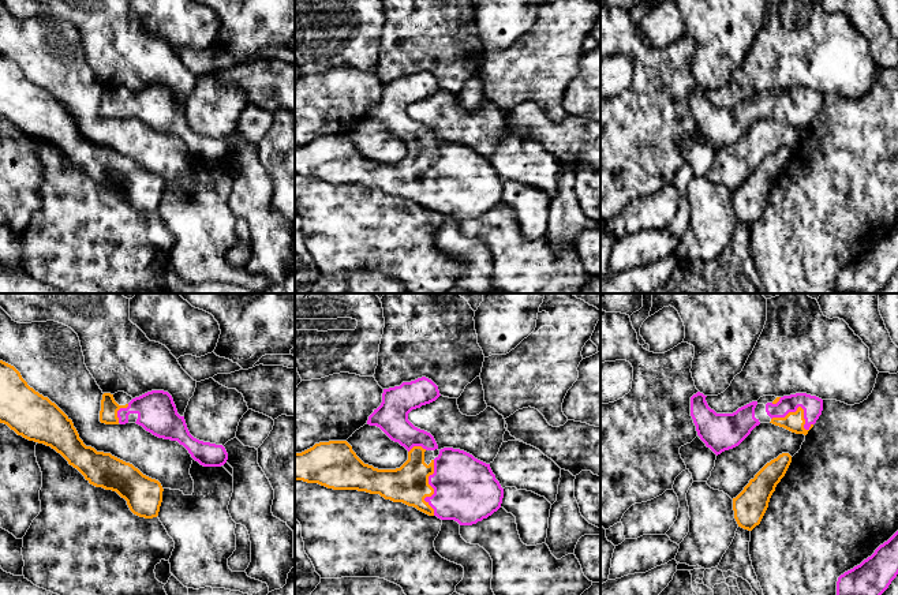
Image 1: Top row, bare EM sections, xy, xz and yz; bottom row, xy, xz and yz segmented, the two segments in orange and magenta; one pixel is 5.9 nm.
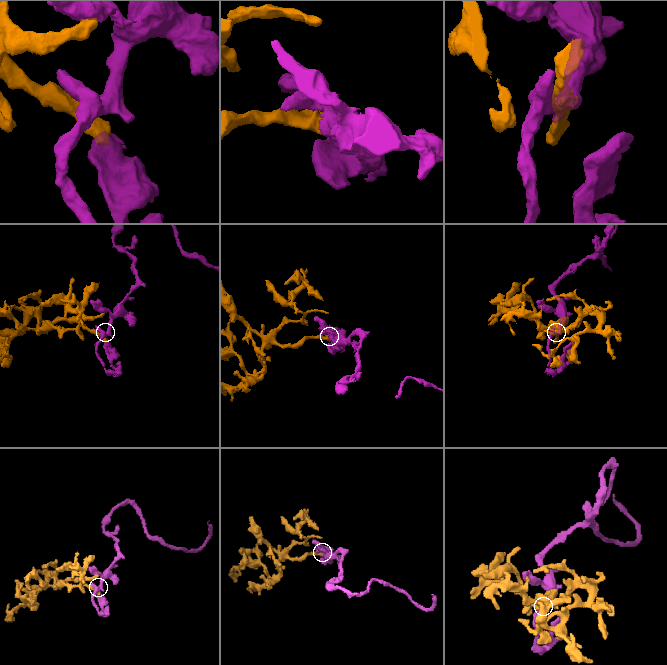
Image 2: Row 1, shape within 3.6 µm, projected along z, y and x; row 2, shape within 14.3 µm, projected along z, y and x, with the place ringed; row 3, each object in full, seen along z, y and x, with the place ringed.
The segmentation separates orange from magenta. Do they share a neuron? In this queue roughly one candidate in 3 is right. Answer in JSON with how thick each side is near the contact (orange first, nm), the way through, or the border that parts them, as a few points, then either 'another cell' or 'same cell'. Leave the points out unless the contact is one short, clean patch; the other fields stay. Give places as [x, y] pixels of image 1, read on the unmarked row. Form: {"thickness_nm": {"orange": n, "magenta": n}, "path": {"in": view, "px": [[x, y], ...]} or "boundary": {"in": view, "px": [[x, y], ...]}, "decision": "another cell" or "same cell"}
{"thickness_nm": {"orange": 120, "magenta": 120}, "path": {"in": "yz", "px": [[794, 116], [800, 101], [812, 100]]}, "decision": "same cell"}

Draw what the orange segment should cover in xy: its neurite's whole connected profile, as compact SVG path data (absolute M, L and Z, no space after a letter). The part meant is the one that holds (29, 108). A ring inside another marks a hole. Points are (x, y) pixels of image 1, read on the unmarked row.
M3 55L0 117L29 135L55 143L90 179L116 186L134 209L145 213L158 210L164 186L161 177L111 147L86 141L72 115L48 91L30 82L14 60Z

